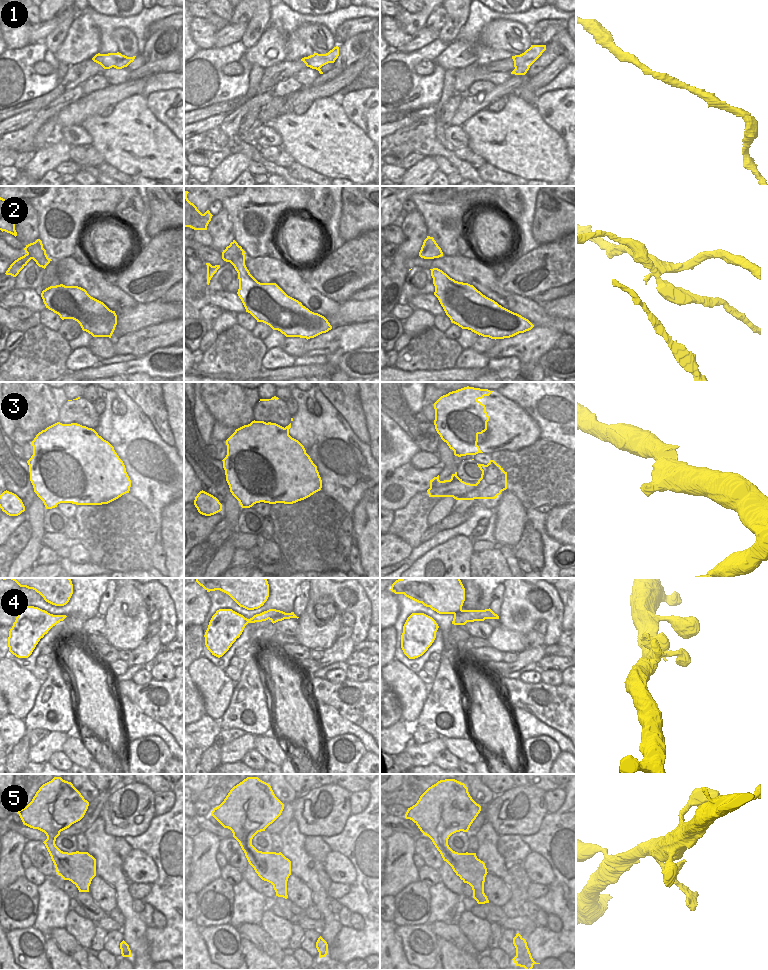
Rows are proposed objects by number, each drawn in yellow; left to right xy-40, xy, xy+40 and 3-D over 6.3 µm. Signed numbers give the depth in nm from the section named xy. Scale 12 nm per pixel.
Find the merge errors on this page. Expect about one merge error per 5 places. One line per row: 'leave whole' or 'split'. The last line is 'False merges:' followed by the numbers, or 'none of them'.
1: leave whole
2: split
3: leave whole
4: leave whole
5: leave whole
False merges: 2

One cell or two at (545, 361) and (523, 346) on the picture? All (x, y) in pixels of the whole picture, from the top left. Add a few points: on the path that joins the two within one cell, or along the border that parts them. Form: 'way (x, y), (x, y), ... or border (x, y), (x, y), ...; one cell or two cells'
border (555, 347), (548, 350), (537, 363); two cells

